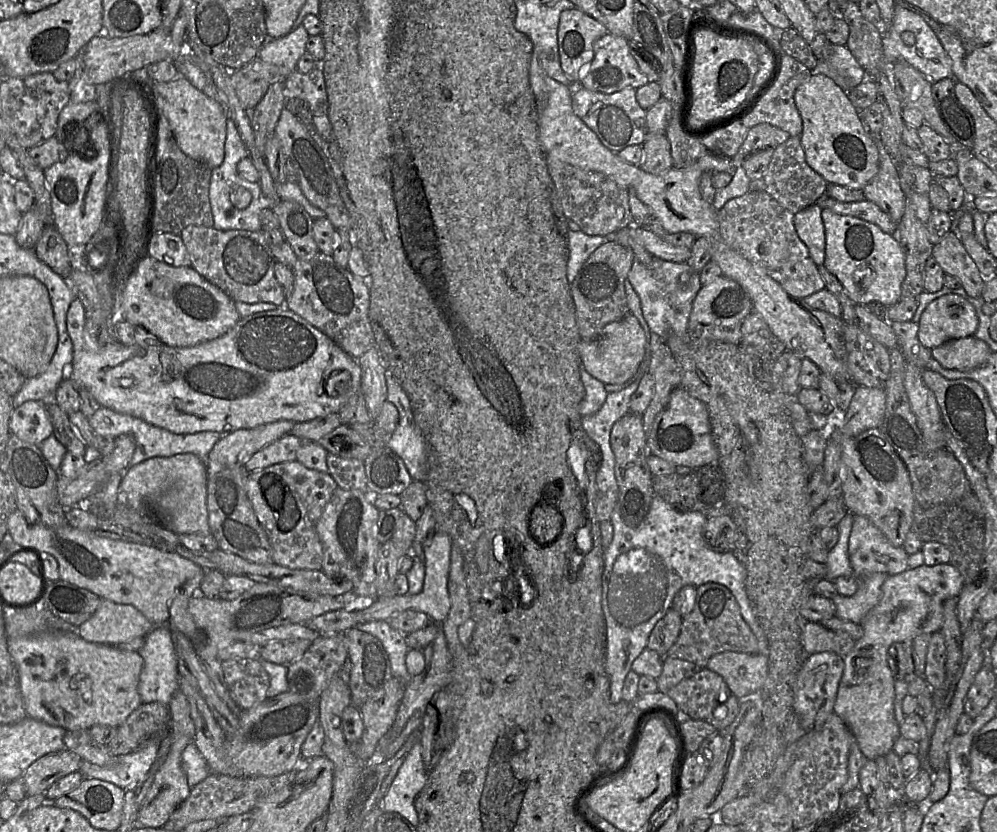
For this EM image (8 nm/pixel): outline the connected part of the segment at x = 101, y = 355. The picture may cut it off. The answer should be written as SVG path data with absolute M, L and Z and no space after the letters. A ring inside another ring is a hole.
M75 298L70 304L66 314L66 325L73 344L73 361L66 378L73 382L77 387L86 388L101 407L139 418L153 426L168 430L175 434L193 434L202 431L215 431L223 436L239 429L252 429L279 420L292 421L294 423L310 421L315 418L324 417L328 414L338 413L355 394L361 391L362 370L358 361L342 350L319 329L284 307L279 307L272 311L259 312L247 317L241 317L230 330L218 338L190 347L170 347L166 344L161 344L149 347L145 350L140 347L123 345L118 340L106 343L104 347L98 347L91 339L84 339L85 324L85 307L78 298ZM332 374L336 377L336 381L342 381L342 384L340 385L342 388L333 388L334 390L332 391L334 391L334 394L330 395L326 391L326 383Z

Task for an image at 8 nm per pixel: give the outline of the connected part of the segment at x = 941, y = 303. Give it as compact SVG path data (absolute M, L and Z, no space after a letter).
M957 294L943 295L923 311L918 323L918 338L929 349L951 340L974 336L979 325L975 307Z

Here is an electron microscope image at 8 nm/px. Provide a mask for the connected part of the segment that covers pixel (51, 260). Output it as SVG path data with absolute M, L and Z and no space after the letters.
M47 224L34 248L39 260L48 265L56 274L67 278L72 268L69 246L54 226Z

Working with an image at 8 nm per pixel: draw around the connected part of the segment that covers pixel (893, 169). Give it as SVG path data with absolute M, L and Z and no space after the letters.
M877 137L879 169L875 177L862 189L865 200L873 202L898 224L905 210L905 193L901 187L898 166L893 162Z

